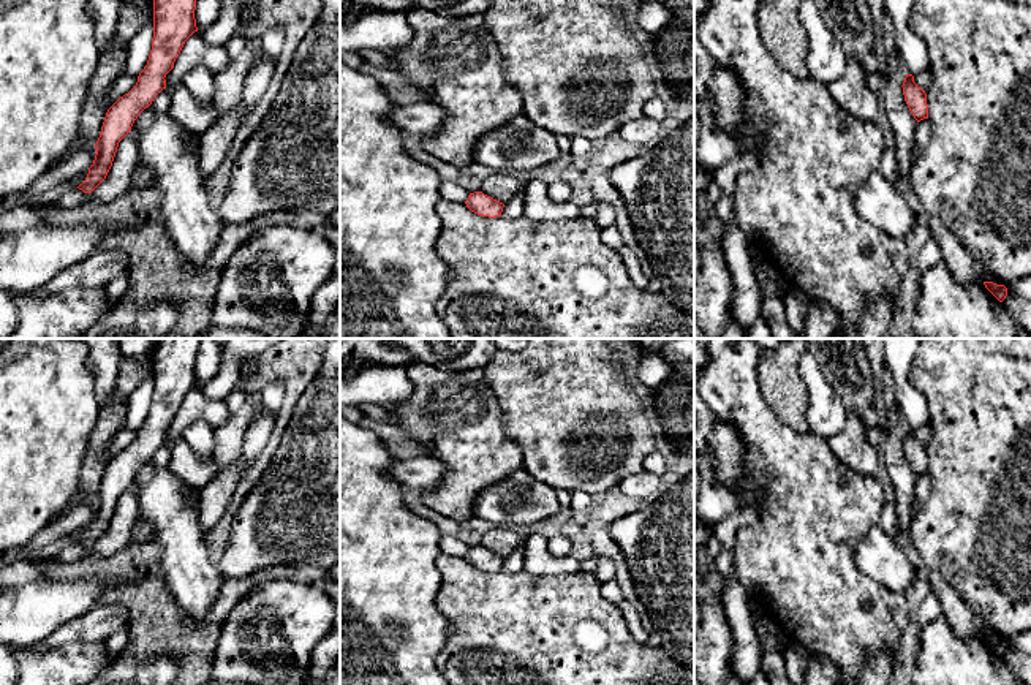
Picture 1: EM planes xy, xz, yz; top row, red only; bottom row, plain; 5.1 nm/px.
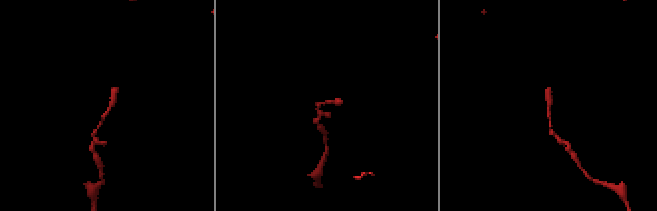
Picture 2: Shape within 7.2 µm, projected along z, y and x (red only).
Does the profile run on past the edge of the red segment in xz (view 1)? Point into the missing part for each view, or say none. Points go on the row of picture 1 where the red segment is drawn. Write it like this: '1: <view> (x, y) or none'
1: none

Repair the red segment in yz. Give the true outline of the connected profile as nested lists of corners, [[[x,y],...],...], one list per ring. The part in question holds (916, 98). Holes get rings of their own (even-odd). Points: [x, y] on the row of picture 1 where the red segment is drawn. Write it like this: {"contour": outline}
{"contour": [[[906,74],[903,82],[904,101],[917,122],[928,119],[927,93],[916,82],[912,74]]]}

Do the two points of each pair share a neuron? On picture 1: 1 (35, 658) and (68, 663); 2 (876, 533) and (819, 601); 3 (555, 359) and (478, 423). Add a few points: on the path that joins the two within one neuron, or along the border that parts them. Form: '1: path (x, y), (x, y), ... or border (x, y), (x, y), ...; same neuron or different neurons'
1: path (43, 663), (60, 663); same neuron
2: border (872, 526), (856, 548), (856, 563), (879, 587); different neurons
3: border (483, 372), (503, 415), (503, 432), (513, 440); different neurons

